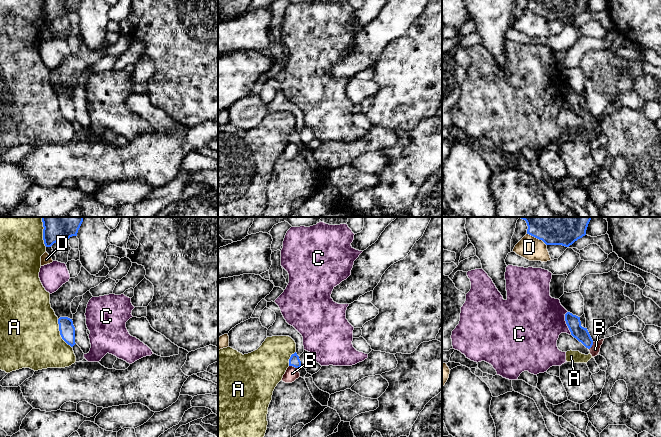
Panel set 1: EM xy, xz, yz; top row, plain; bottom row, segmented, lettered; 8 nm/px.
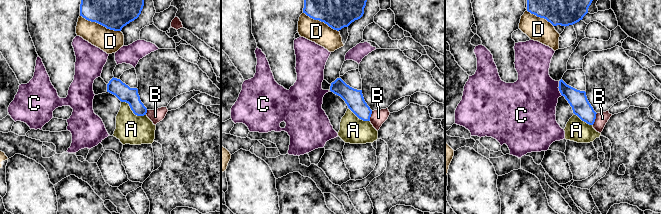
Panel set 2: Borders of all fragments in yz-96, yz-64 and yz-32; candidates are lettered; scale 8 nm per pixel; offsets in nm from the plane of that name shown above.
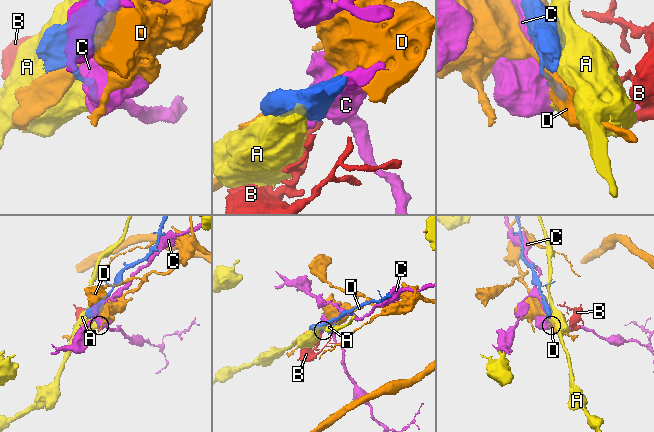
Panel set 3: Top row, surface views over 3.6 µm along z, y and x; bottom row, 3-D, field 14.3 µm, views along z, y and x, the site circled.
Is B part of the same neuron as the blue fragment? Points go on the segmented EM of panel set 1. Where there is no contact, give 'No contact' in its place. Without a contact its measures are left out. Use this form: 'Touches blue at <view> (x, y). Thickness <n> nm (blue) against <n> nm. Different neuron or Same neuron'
Touches blue at xz (294, 366). Thickness 90 nm (blue) against 110 nm. Different neuron

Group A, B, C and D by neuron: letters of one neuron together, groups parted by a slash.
A / B / C / D

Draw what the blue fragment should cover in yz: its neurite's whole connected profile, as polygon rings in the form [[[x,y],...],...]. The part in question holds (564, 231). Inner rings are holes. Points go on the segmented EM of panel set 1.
[[[519,217],[526,221],[527,234],[546,245],[569,247],[586,235],[591,217]]]

